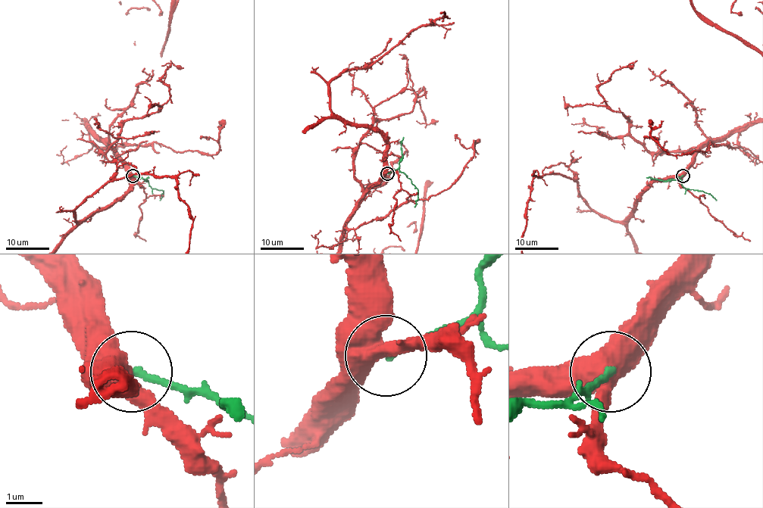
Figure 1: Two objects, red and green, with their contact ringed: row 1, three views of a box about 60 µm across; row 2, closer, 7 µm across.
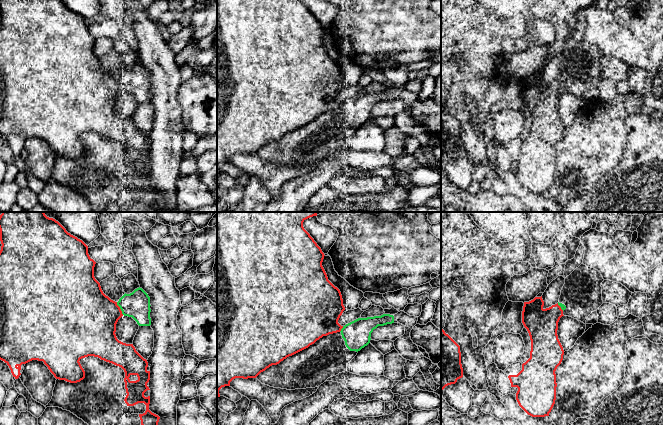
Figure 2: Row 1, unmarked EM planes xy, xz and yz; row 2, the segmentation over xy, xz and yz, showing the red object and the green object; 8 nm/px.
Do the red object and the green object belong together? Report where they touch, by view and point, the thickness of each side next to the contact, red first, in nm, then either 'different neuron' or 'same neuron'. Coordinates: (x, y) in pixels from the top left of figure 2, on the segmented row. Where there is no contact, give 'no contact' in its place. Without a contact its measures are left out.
contact xy (119, 308); calibres 440 and 200 nm; different neuron

